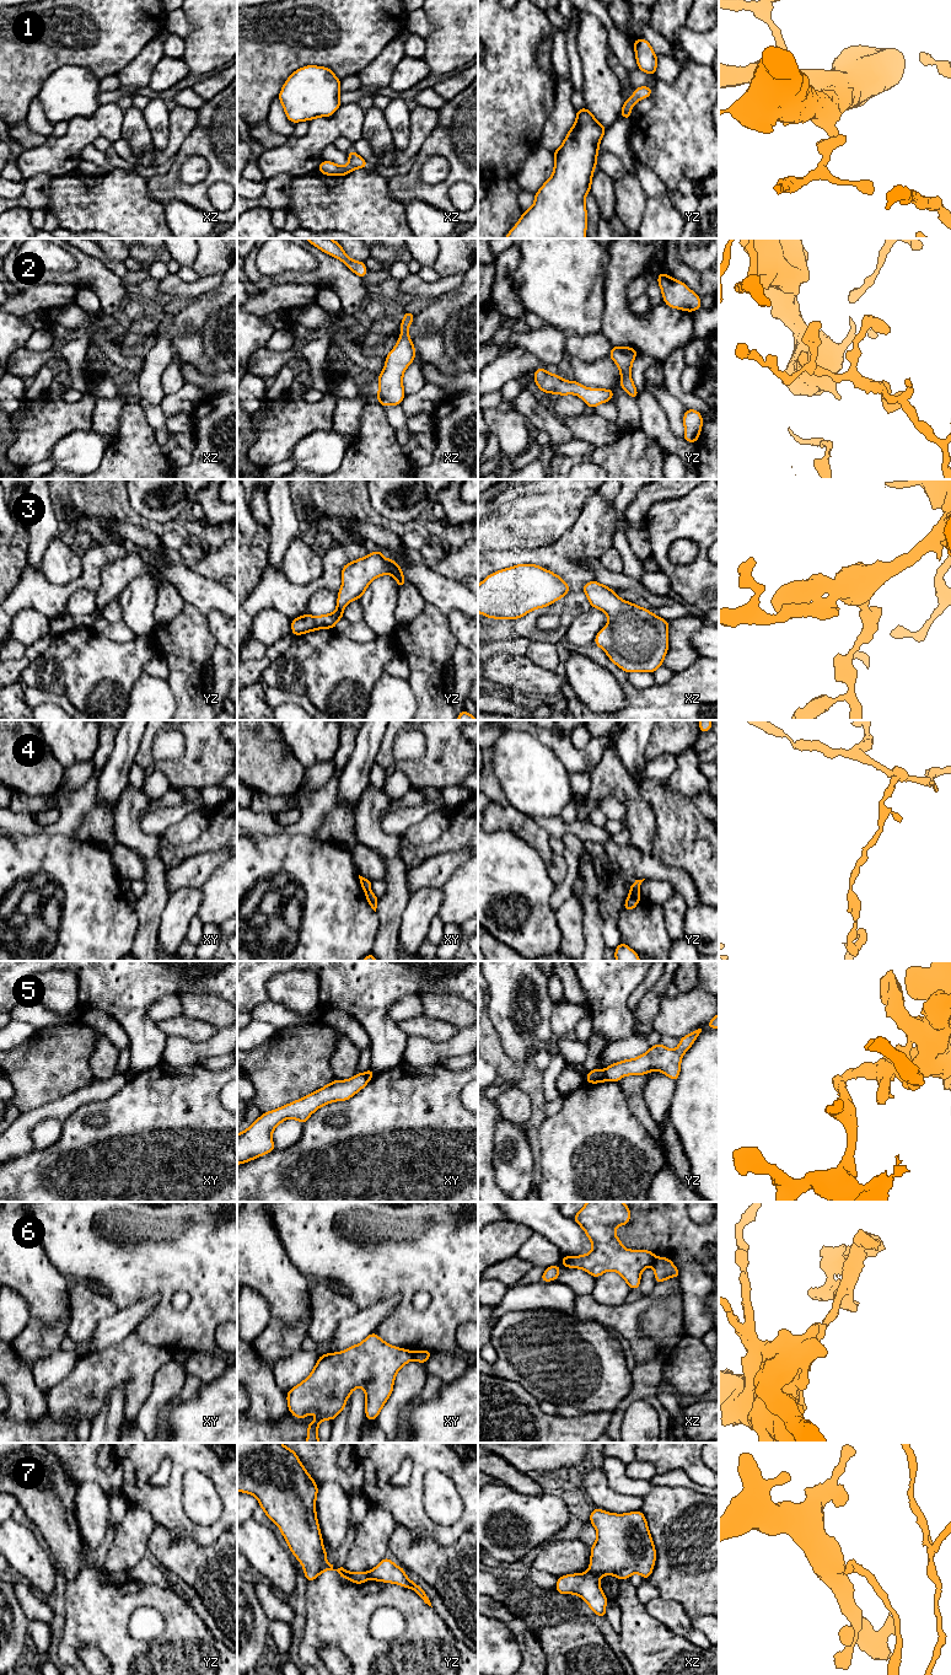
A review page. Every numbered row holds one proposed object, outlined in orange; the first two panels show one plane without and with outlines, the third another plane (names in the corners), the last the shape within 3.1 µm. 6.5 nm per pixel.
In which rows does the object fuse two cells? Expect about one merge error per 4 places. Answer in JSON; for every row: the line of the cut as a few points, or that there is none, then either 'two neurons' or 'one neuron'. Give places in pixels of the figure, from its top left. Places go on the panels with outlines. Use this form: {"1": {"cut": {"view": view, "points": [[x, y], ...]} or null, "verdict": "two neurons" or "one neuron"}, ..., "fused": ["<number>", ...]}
{"1": {"cut": null, "verdict": "one neuron"}, "2": {"cut": null, "verdict": "one neuron"}, "3": {"cut": null, "verdict": "one neuron"}, "4": {"cut": {"view": "xy", "points": [[369, 889], [365, 892]]}, "verdict": "two neurons"}, "5": {"cut": {"view": "yz", "points": [[602, 1070], [606, 1079]]}, "verdict": "two neurons"}, "6": {"cut": {"view": "xz", "points": [[655, 1257], [651, 1265]]}, "verdict": "two neurons"}, "7": {"cut": {"view": "xz", "points": [[589, 1571], [600, 1577]]}, "verdict": "two neurons"}, "fused": ["4", "5", "6", "7"]}

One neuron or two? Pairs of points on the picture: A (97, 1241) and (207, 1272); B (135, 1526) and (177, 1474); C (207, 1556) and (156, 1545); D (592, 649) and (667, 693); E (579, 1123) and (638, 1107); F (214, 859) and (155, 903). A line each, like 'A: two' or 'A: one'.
A: one
B: two
C: one
D: one
E: two
F: two

